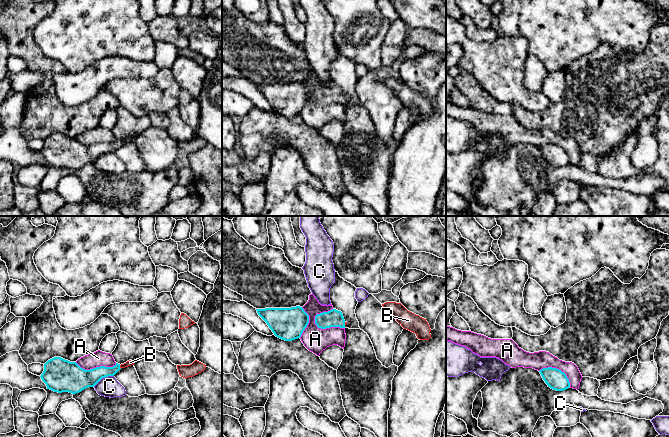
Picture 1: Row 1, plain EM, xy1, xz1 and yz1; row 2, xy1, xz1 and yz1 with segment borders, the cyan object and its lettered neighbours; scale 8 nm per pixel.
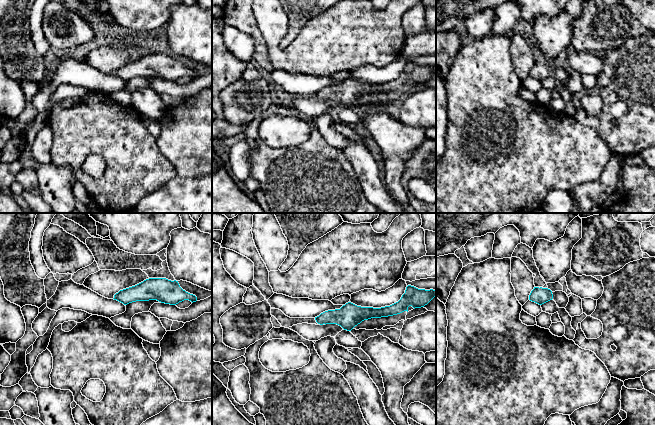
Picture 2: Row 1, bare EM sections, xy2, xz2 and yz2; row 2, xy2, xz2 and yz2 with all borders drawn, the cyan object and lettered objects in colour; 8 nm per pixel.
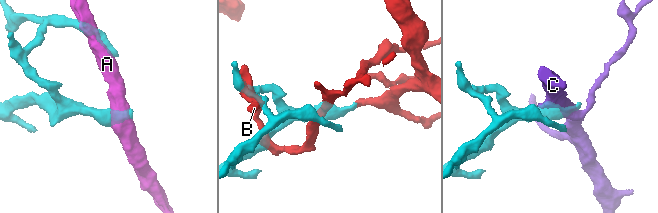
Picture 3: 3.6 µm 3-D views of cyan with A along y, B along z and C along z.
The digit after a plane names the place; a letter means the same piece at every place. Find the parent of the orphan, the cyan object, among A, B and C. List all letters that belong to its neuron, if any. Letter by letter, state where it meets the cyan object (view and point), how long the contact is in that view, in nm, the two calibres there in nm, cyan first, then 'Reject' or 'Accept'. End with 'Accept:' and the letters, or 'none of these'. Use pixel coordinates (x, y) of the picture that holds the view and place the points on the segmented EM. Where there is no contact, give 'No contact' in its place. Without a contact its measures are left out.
A: Touches cyan at xz1 (326, 327). Shared border 260 nm. Thickness 140 nm (cyan) against 200 nm. Reject
B: Touches cyan at xy1 (119, 367). Shared border 30 nm. Thickness 140 nm (cyan) against 50 nm. Accept
C: Touches cyan at xy1 (103, 377). Shared border 190 nm. Thickness 220 nm (cyan) against 160 nm. Reject
Accept: B

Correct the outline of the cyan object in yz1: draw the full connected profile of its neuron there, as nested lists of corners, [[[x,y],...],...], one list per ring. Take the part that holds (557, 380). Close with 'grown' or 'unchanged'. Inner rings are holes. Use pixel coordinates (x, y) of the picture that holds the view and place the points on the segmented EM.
[[[543,368],[539,372],[548,387],[553,390],[563,391],[570,387],[566,374],[557,368]]] | unchanged

